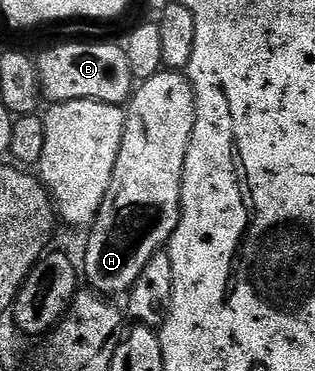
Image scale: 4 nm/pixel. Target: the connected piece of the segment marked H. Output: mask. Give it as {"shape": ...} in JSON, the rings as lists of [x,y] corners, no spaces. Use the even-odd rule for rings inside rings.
{"shape":[[[162,69],[155,73],[155,77],[140,80],[136,84],[135,90],[127,104],[125,111],[125,128],[123,129],[123,141],[119,145],[119,157],[115,161],[115,169],[111,173],[111,185],[107,185],[107,193],[103,197],[103,205],[97,210],[97,217],[93,220],[88,228],[89,240],[85,243],[85,267],[83,263],[83,279],[85,279],[90,288],[98,295],[106,297],[117,297],[113,295],[124,296],[135,285],[135,277],[139,277],[139,273],[143,269],[143,265],[147,265],[147,261],[151,261],[151,257],[155,257],[155,253],[162,250],[169,242],[169,236],[175,233],[175,229],[179,225],[179,217],[181,216],[181,182],[183,181],[183,169],[187,161],[187,149],[189,148],[189,138],[193,132],[193,126],[197,118],[195,117],[195,109],[197,108],[197,98],[193,92],[193,86],[189,80],[188,74],[181,71],[171,71]]]}

